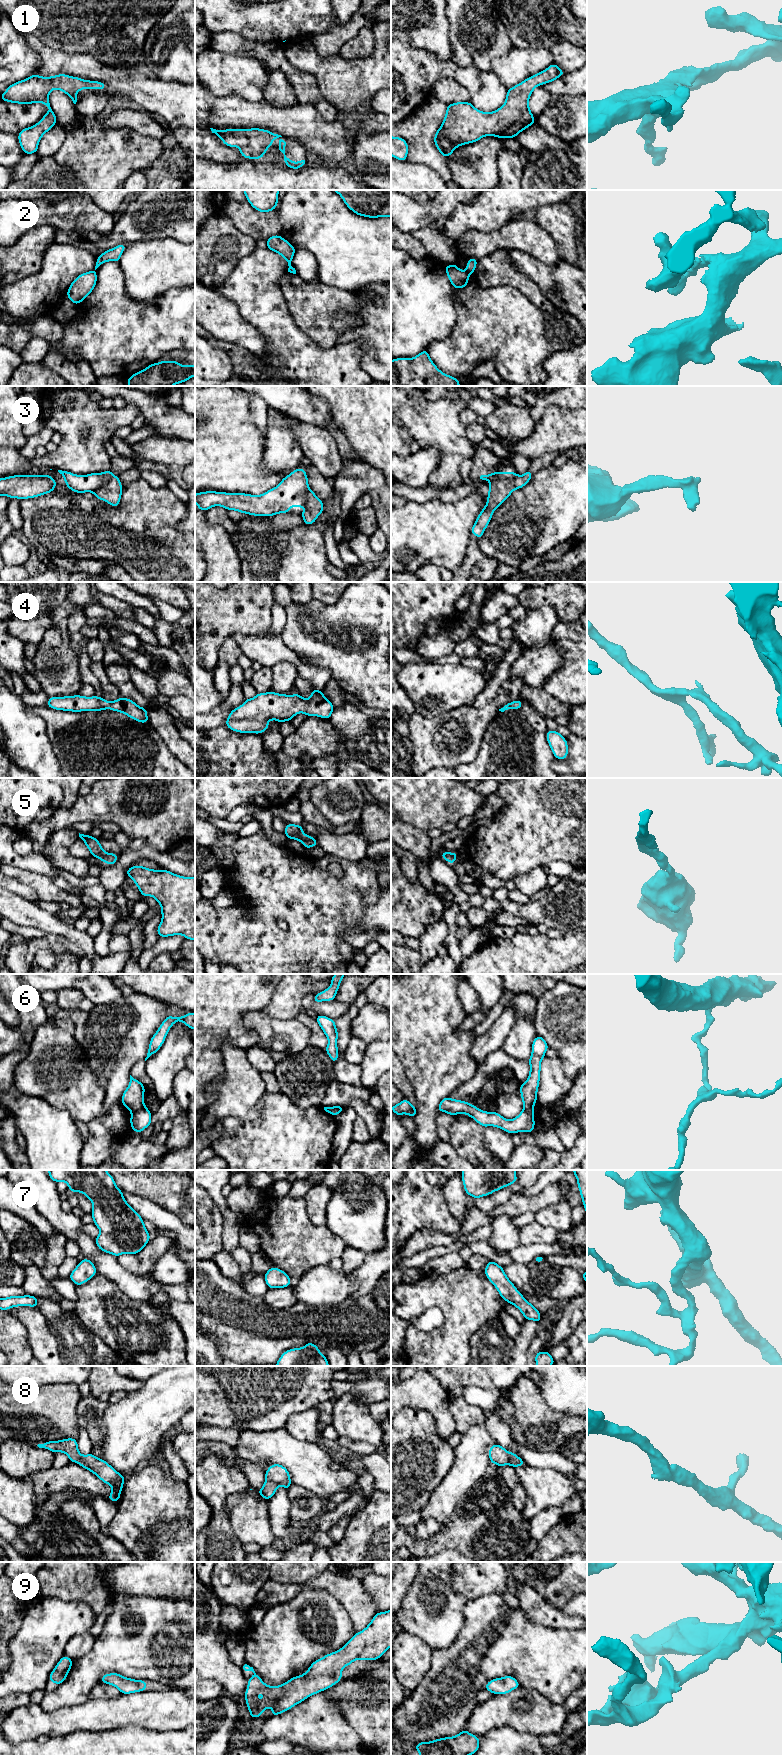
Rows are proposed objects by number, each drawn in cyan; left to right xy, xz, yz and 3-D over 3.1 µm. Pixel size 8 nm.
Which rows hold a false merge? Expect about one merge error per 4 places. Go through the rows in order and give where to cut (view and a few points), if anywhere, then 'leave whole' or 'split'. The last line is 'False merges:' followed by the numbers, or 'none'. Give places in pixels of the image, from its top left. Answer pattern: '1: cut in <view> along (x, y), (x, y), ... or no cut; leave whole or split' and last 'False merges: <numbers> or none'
1: no cut; leave whole
2: cut in yz along (466, 271), (470, 273); split
3: cut in yz along (516, 474), (513, 477), (497, 478), (490, 483); split
4: no cut; leave whole
5: no cut; leave whole
6: cut in xy along (144, 1105), (131, 1112); split
7: no cut; leave whole
8: no cut; leave whole
9: no cut; leave whole
False merges: 2, 3, 6

